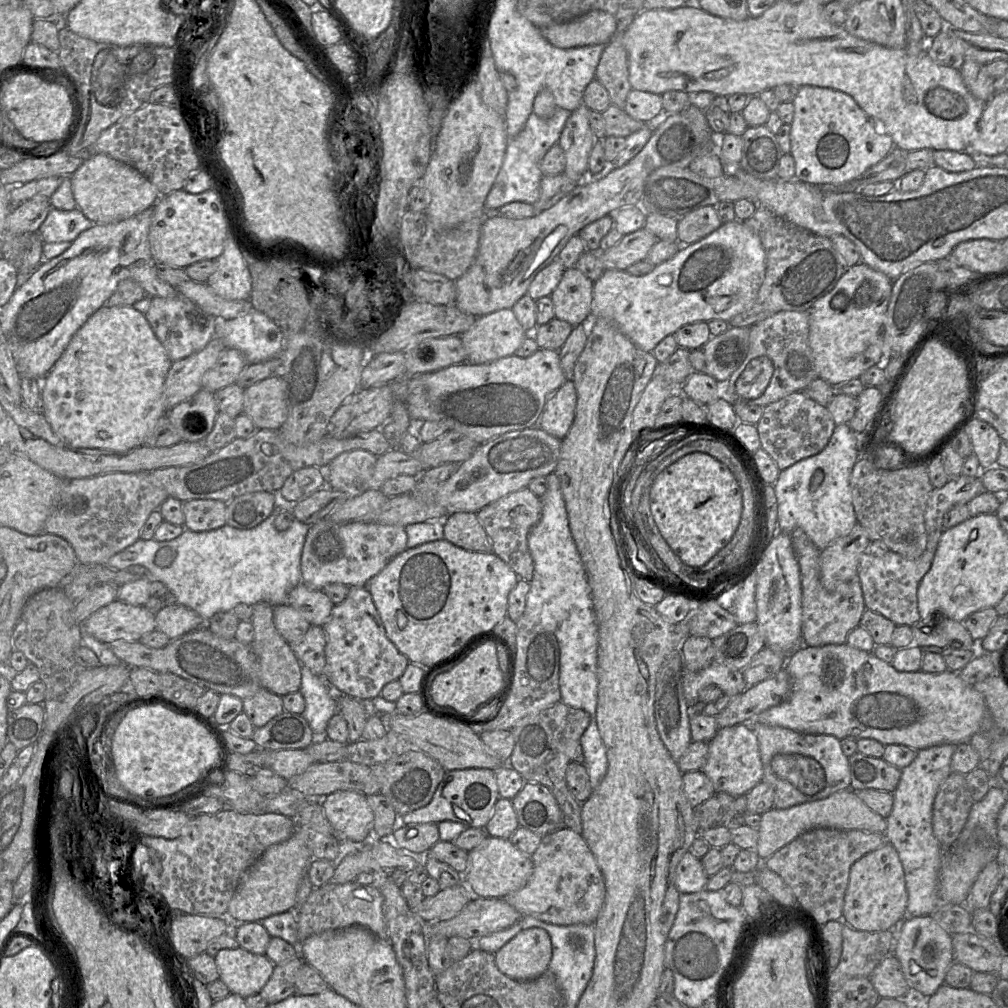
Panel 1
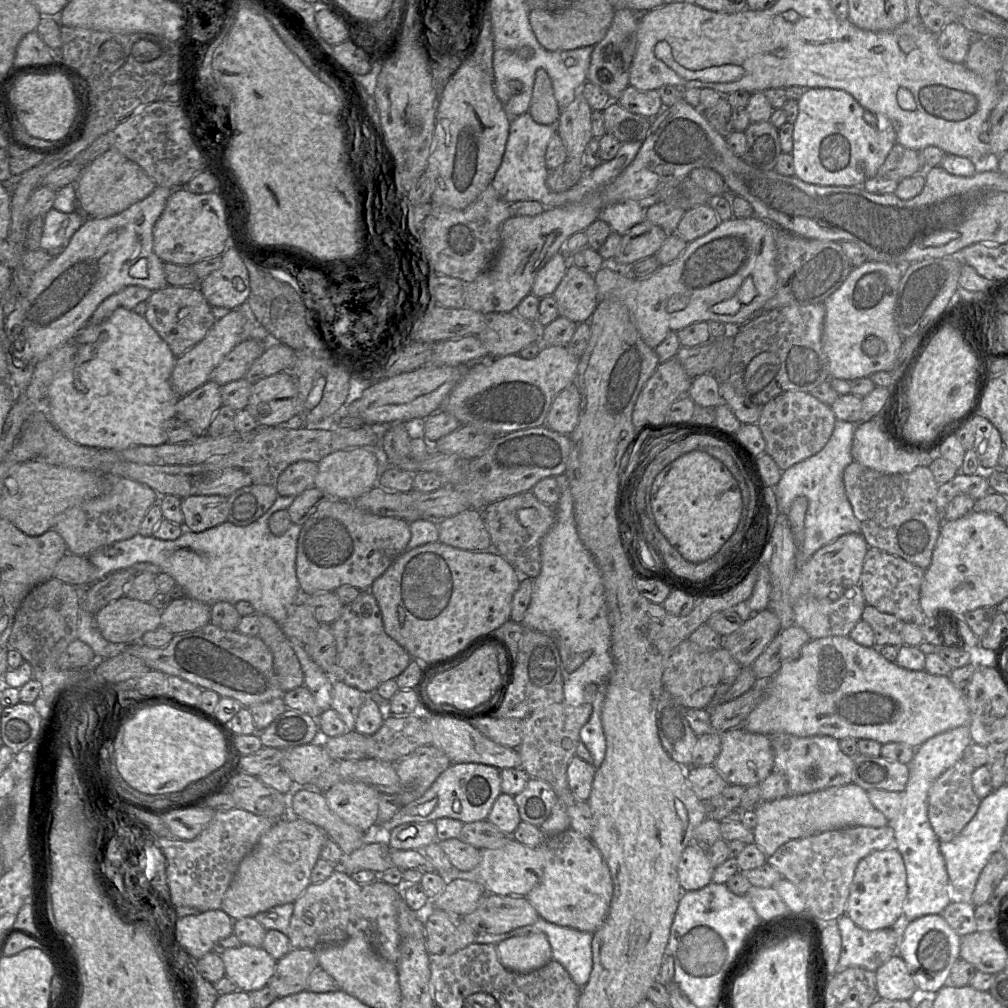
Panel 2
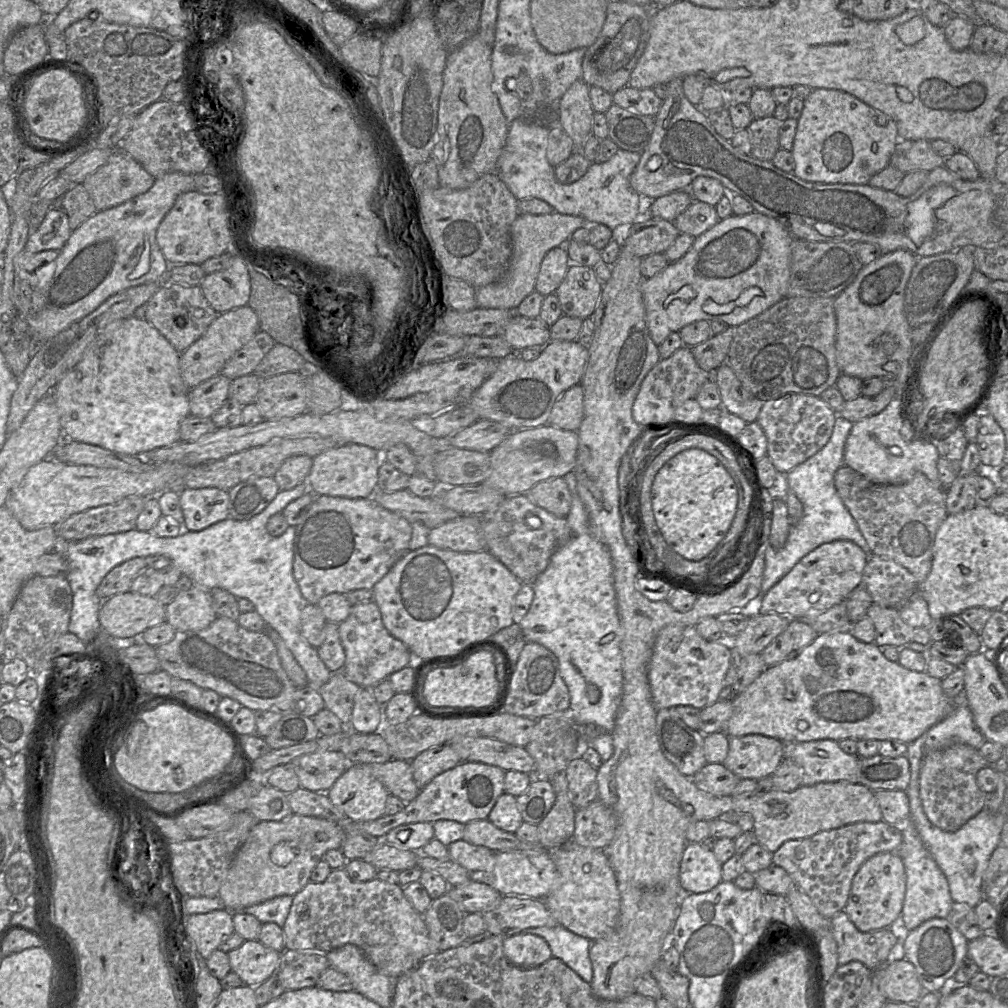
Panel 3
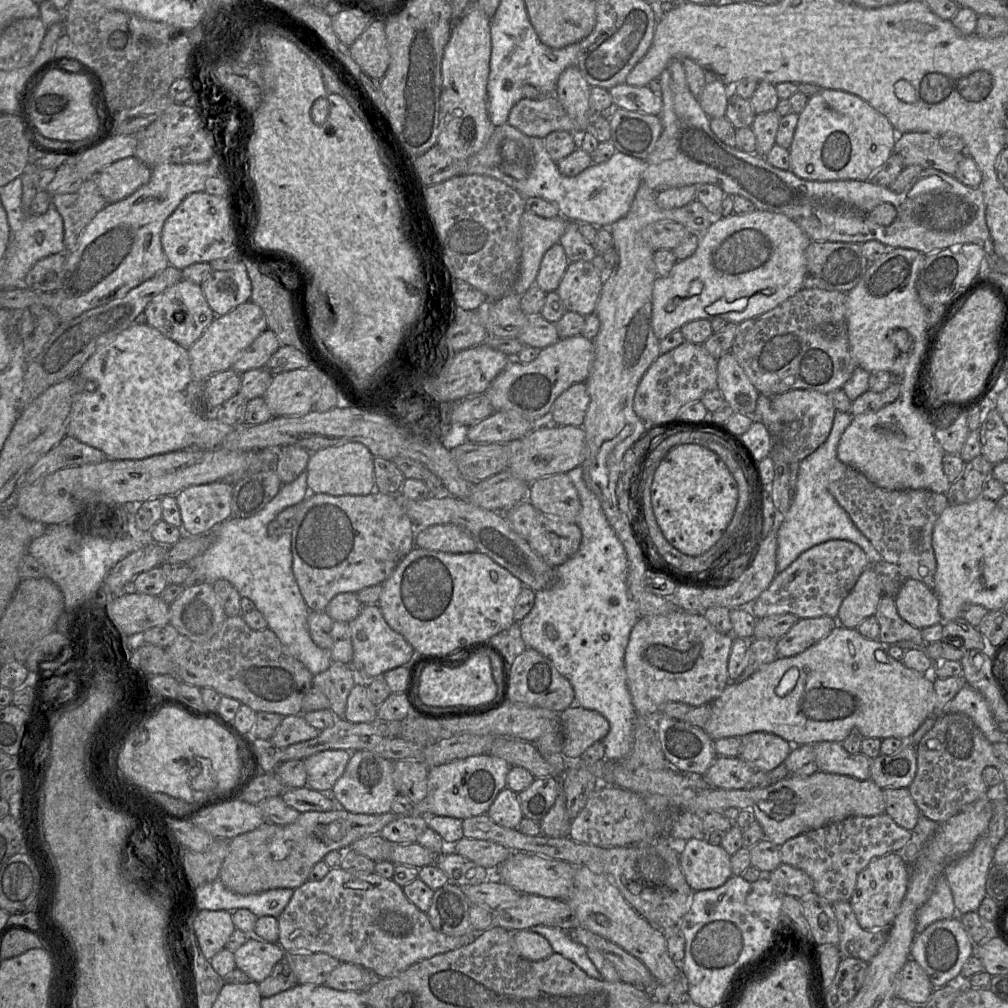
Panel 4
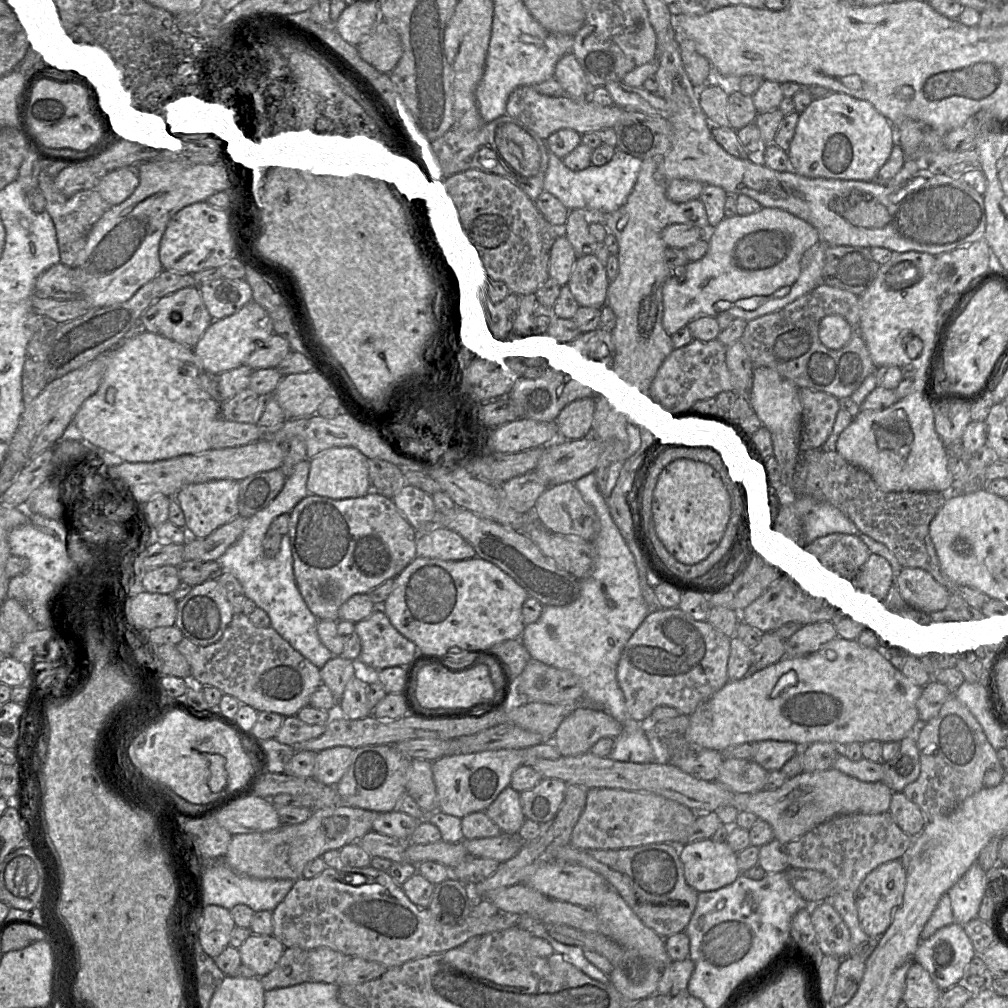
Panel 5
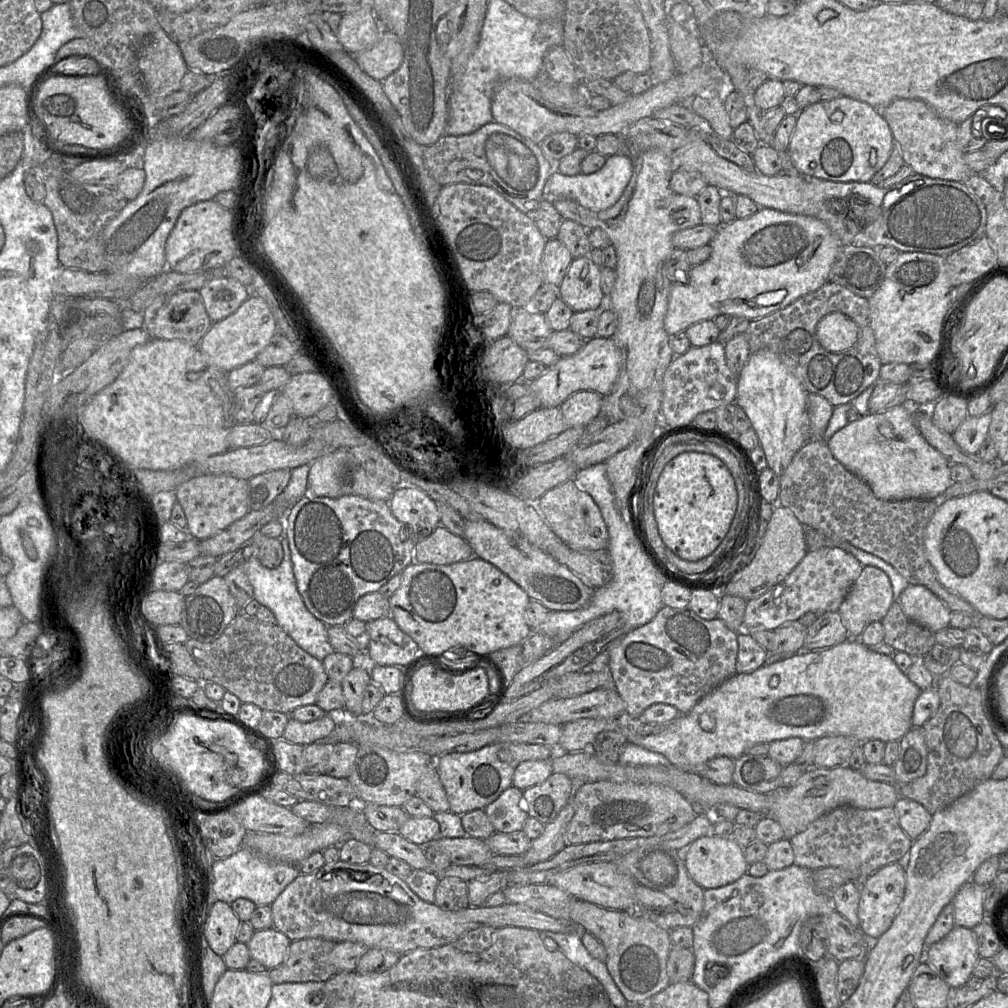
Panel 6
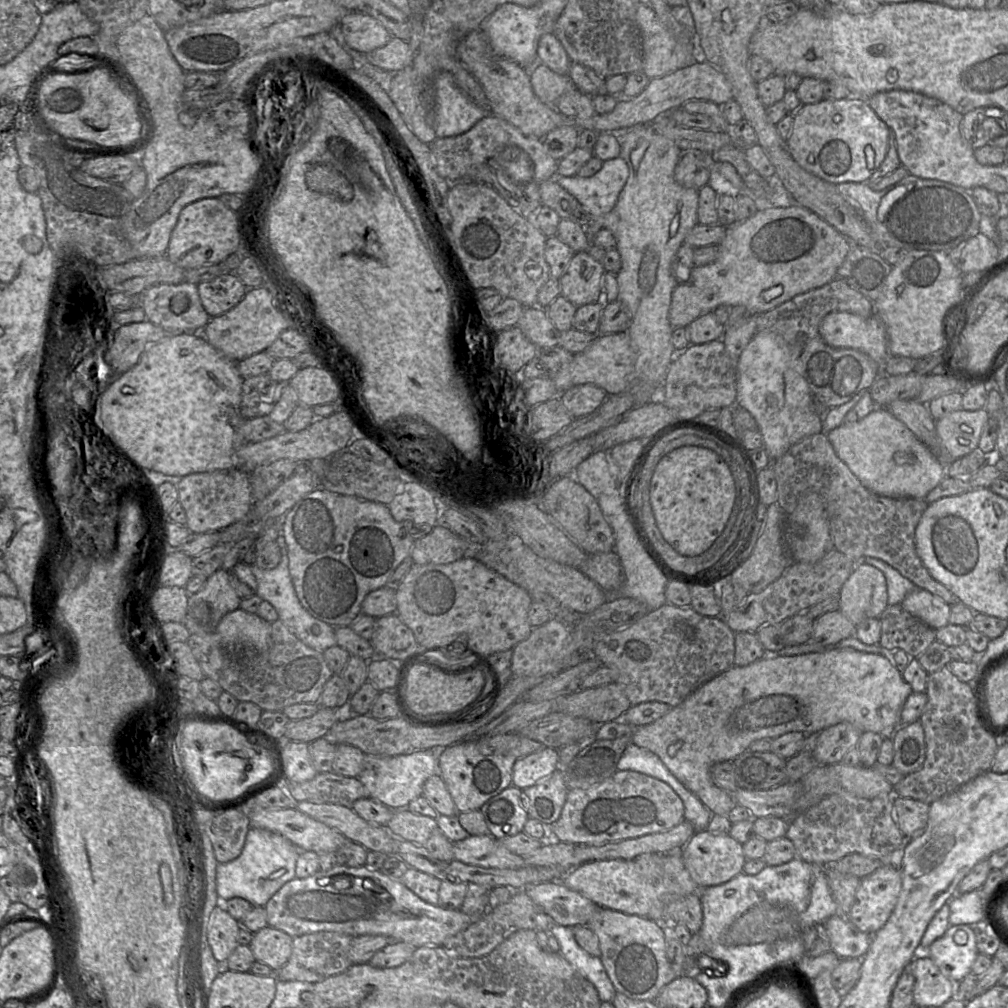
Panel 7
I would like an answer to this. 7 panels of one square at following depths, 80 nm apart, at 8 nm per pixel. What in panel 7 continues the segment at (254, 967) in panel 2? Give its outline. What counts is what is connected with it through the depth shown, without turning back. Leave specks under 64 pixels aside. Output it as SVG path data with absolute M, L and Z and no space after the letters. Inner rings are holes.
M270 926L253 933L248 944L256 961L269 966L274 972L281 969L292 953L293 938Z

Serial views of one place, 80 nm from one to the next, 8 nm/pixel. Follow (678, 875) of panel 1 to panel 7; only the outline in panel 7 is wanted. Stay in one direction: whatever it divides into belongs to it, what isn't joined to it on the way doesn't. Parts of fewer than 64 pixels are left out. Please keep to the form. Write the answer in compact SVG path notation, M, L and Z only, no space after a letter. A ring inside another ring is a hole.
M706 828L696 831L682 848L682 859L691 878L700 888L723 884L743 872L746 862L743 844L728 833L713 833Z

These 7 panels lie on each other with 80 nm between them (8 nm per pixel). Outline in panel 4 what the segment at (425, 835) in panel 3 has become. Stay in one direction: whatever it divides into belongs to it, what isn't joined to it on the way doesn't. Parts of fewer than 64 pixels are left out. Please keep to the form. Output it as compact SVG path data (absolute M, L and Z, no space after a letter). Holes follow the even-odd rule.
M405 815L384 826L380 834L388 841L398 844L414 843L427 828L426 816Z

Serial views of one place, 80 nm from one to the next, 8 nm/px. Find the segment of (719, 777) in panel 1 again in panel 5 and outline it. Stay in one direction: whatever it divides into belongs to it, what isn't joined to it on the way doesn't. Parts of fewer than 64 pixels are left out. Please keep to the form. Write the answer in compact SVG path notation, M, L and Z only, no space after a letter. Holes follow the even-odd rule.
M763 740L757 742L757 751L753 760L768 772L779 771L794 755L800 746L790 741Z

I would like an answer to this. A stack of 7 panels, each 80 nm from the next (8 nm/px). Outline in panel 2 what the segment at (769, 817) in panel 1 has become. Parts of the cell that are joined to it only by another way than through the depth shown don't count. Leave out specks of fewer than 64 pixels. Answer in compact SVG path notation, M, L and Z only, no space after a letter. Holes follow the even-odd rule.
M850 783L802 795L788 795L773 801L761 801L754 809L757 824L753 829L755 843L767 857L791 840L814 836L826 831L854 826L883 827L888 820L870 802L867 792Z

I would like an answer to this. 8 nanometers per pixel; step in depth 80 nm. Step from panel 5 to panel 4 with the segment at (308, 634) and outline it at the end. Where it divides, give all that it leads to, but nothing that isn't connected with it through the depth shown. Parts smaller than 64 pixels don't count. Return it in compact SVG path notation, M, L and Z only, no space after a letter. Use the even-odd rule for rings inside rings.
M305 470L294 481L283 484L275 497L257 514L248 518L230 517L208 532L212 534L211 546L203 554L191 559L189 565L193 571L204 575L205 582L227 580L235 586L241 597L252 600L265 617L268 628L315 676L329 668L332 658L330 649L319 647L310 636L310 609L293 574L292 530L286 530L277 540L271 539L267 533L268 524L281 511L301 503L309 494Z

